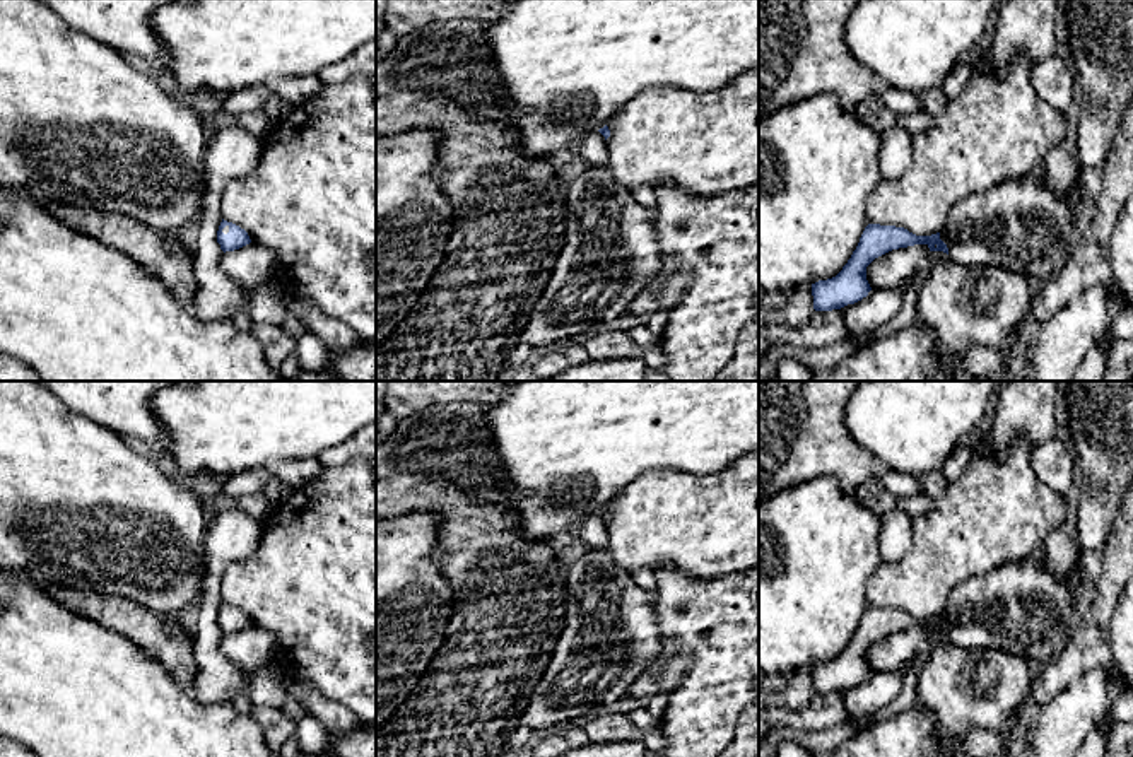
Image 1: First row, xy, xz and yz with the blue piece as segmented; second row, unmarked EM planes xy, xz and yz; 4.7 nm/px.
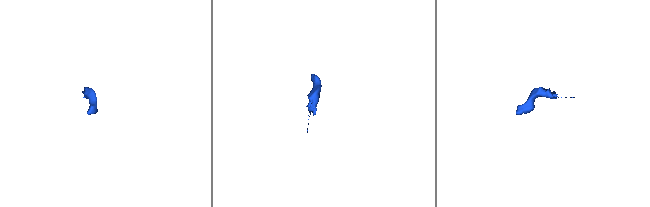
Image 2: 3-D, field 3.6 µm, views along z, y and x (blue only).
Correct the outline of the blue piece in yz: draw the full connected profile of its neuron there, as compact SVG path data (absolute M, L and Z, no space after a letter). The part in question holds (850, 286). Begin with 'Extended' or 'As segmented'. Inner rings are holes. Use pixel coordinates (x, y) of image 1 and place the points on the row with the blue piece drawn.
Extended. M1046 176L1012 178L983 193L964 197L952 207L948 224L942 231L942 234L916 236L904 227L868 224L842 270L832 279L812 284L813 309L832 311L861 301L872 290L866 267L892 249L914 244L943 251L952 263L962 267L1001 267L1046 282L1065 265L1080 234L1068 195L1056 193Z

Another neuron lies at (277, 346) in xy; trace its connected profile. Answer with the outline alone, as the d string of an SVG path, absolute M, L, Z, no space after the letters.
M253 323L249 333L261 345L267 364L275 371L299 345L284 328L275 325Z

